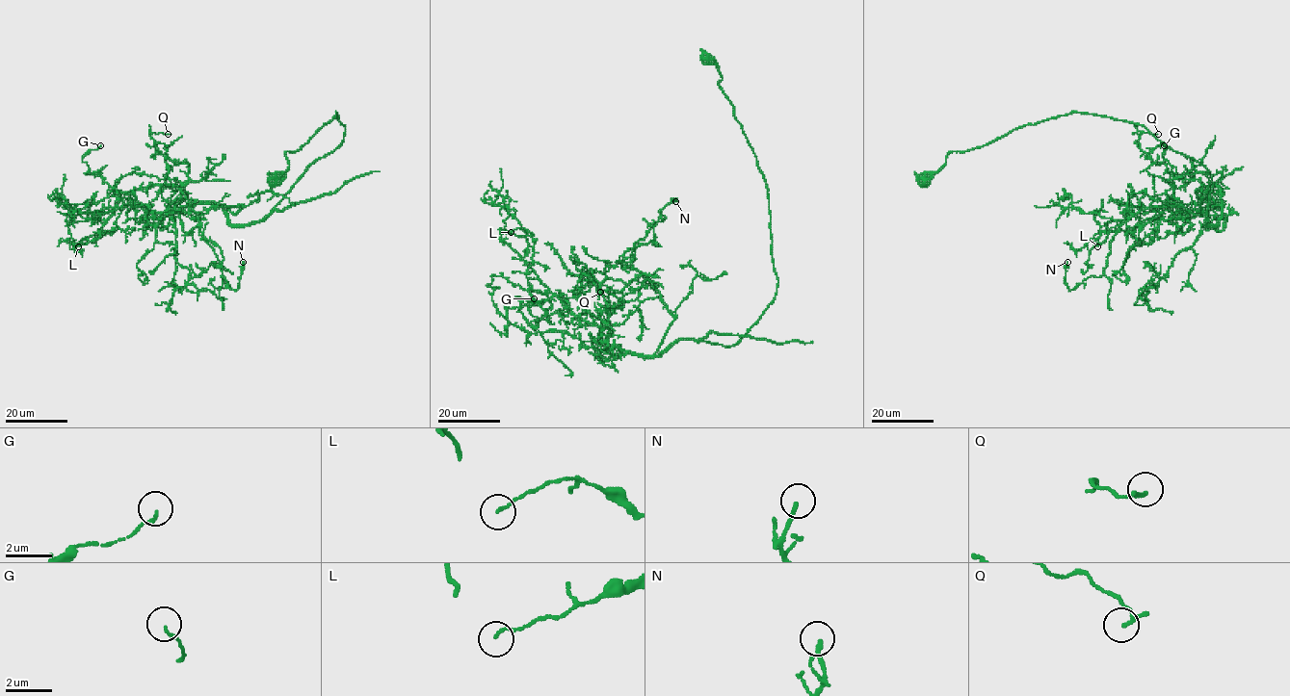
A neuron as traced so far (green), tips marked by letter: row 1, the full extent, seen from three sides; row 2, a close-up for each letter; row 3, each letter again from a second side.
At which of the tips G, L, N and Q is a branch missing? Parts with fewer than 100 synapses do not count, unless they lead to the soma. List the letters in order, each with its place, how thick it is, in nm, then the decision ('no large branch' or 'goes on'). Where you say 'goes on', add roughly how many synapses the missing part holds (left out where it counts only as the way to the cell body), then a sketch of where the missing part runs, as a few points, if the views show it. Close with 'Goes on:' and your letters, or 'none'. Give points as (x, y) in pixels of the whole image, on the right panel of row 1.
G: place (1164, 145); calibre 130 nm; no large branch
L: place (1097, 246); calibre 120 nm; no large branch
N: place (1067, 262); calibre 170 nm; no large branch
Q: place (1158, 134); calibre 140 nm; no large branch
Goes on: none

